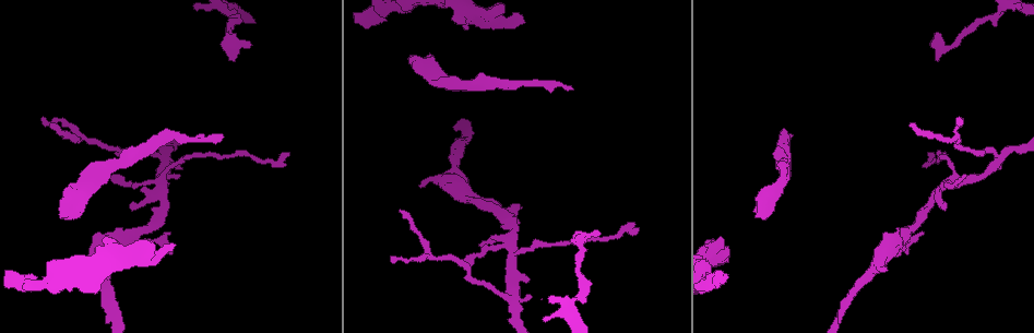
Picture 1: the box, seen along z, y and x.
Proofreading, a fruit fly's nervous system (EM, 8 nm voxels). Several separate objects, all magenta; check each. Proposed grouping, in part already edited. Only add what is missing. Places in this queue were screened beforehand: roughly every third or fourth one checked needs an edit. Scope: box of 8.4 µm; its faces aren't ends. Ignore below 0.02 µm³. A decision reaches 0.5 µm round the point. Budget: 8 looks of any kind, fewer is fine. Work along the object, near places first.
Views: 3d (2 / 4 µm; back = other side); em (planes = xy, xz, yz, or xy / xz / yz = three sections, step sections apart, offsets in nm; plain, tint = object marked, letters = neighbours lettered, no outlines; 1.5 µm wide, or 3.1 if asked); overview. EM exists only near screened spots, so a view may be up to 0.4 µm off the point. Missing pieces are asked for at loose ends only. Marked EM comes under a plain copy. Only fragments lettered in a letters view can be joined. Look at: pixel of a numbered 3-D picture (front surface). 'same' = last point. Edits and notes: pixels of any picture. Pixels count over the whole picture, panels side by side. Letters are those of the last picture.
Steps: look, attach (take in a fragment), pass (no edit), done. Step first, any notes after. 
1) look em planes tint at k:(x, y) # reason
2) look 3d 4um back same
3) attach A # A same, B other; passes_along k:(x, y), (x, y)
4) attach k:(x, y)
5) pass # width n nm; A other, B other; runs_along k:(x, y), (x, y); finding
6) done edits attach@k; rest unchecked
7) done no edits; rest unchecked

look em planes tint at 1:(570, 88) # branch stops here

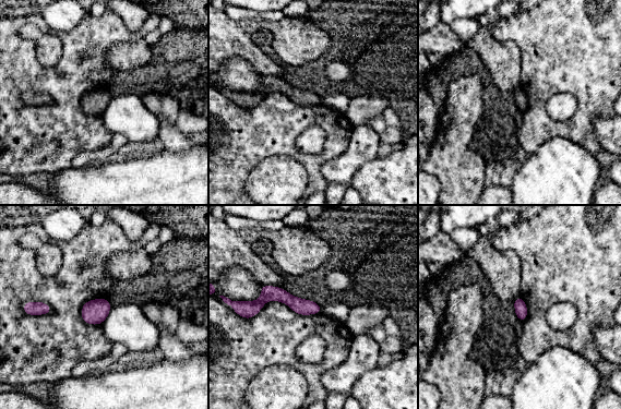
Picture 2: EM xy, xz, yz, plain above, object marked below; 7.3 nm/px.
look em planes letters same # what lies round it

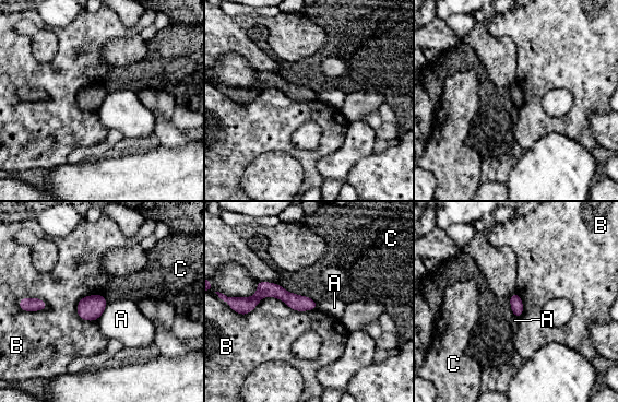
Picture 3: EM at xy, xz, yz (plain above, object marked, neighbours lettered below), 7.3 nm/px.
pass # longest_contact B 600 nm; A other, B other, C other; border 3:(316, 309), (263, 297), (234, 311); no lettered fragment goes on from it

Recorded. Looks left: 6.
look em planes tint at 1:(912, 123)

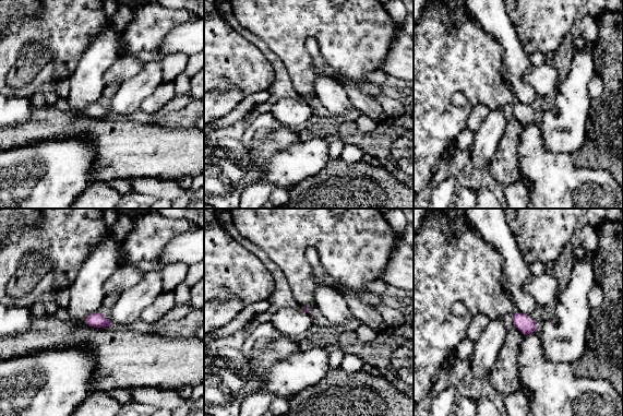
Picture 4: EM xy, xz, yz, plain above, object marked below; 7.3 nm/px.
look em planes letters same # see the neighbours

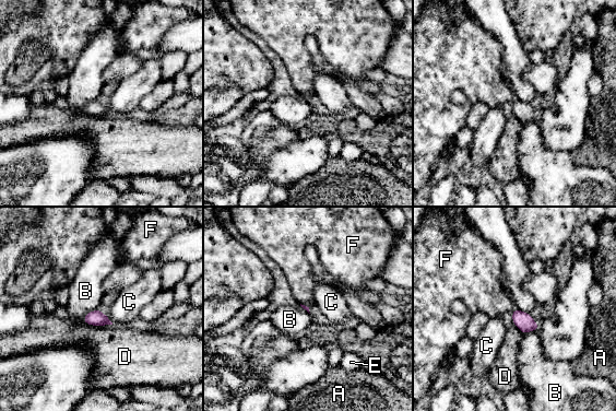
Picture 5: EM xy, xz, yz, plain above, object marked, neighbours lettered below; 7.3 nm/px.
pass # A other, B other, C other, D other, E other, F other; border 5:(97, 308), (89, 312), (82, 320); no lettered fragment goes on from it

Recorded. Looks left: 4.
look 3d 4um at 1:(600, 235) # tapers out

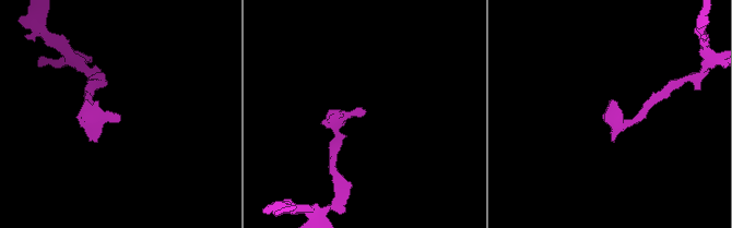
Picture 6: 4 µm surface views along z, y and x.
look em planes letters at 6:(119, 119) # shape alone is not enough

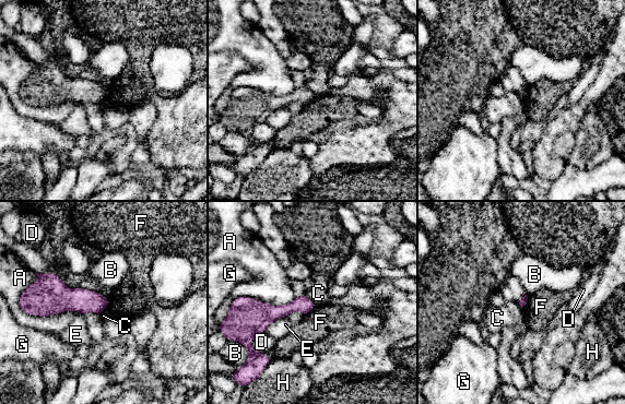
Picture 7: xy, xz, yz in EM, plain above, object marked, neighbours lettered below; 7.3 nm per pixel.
pass # longest_contact A 440 nm; A other, B other, C other, D other, E other, F other, G other, H other; no lettered fragment goes on from it

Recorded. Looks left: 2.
done no edits; rest unchecked

